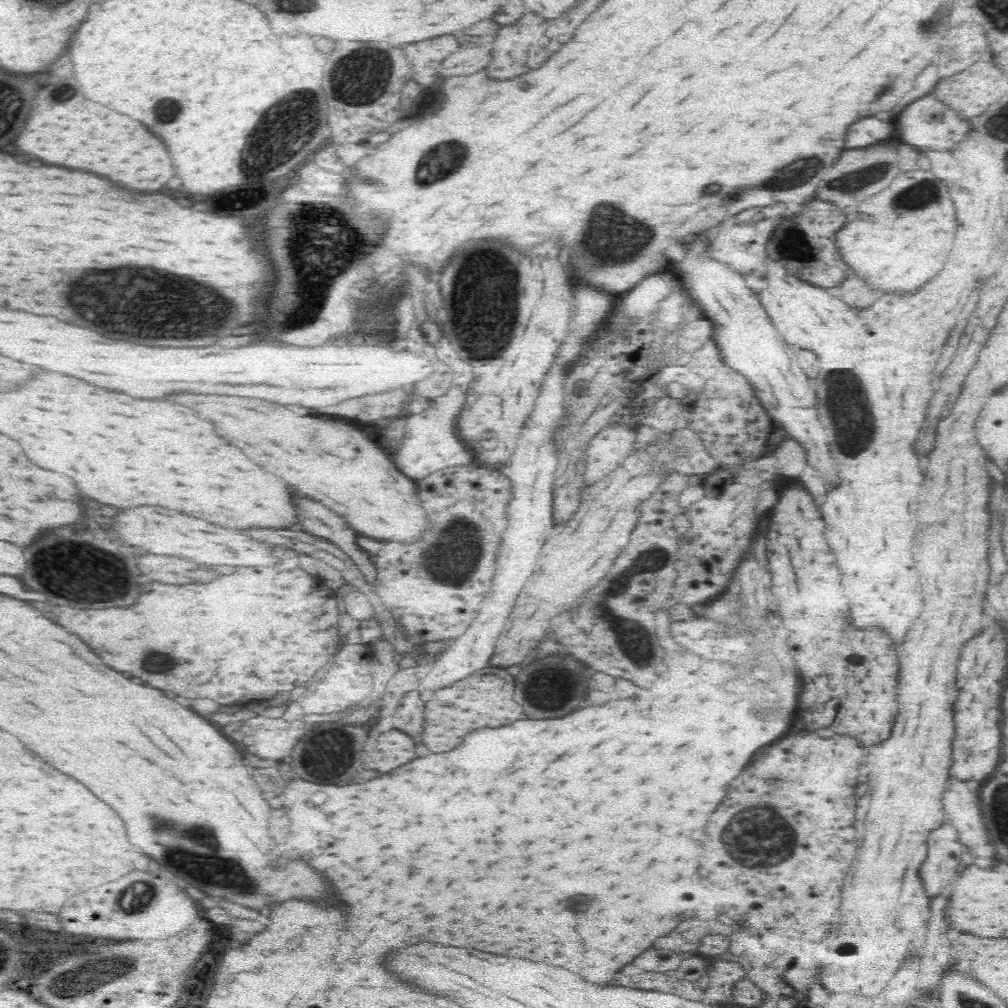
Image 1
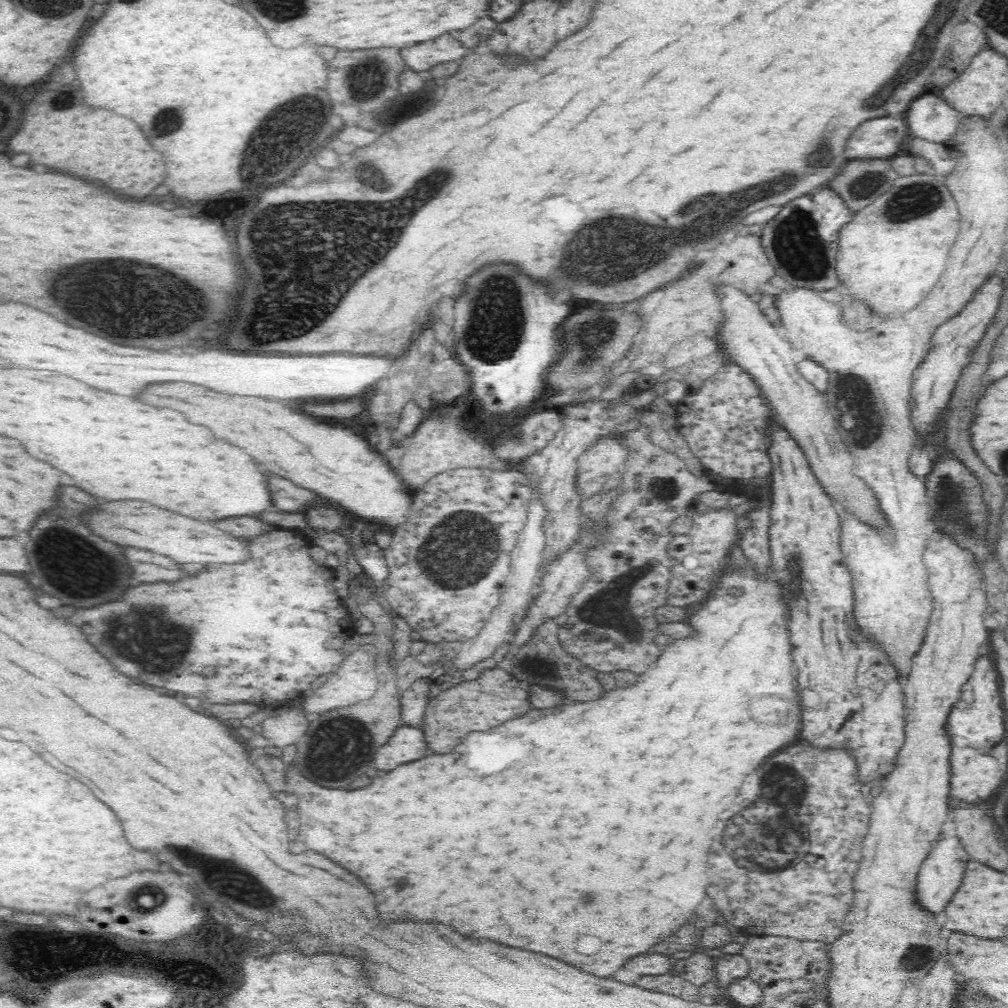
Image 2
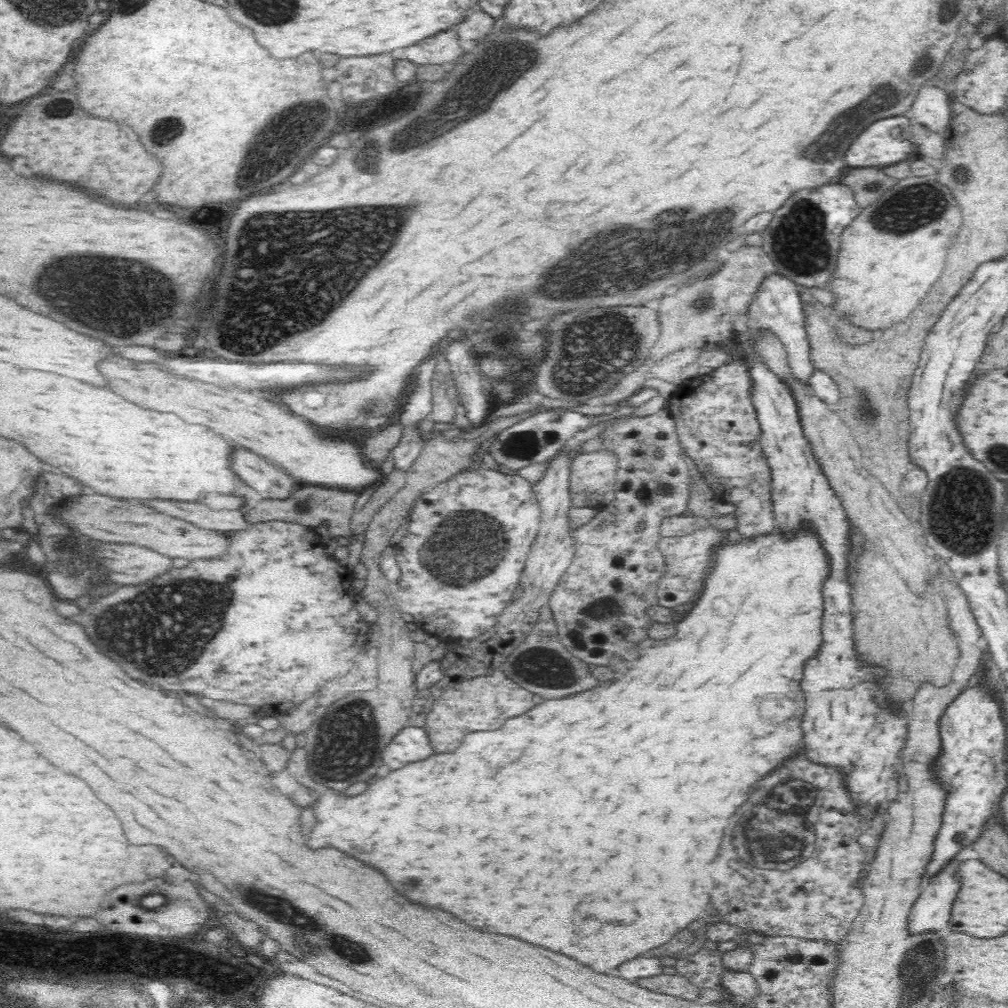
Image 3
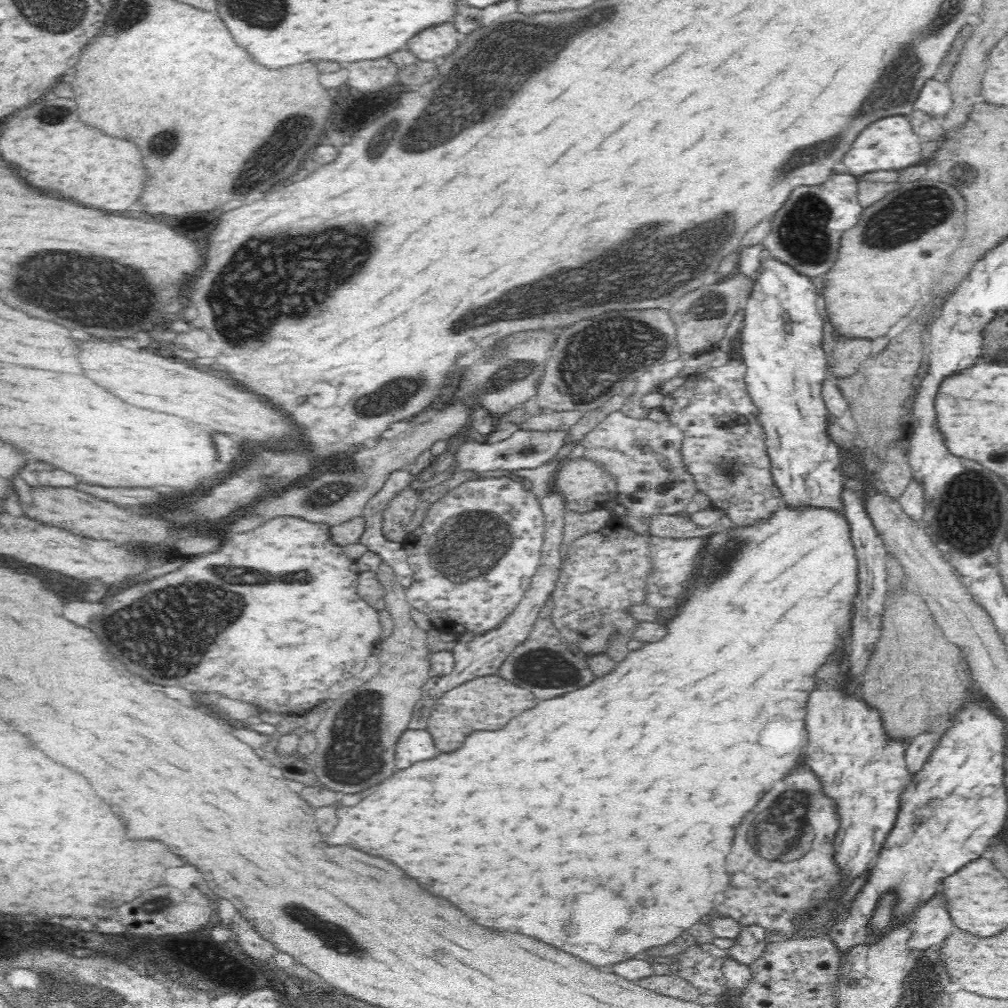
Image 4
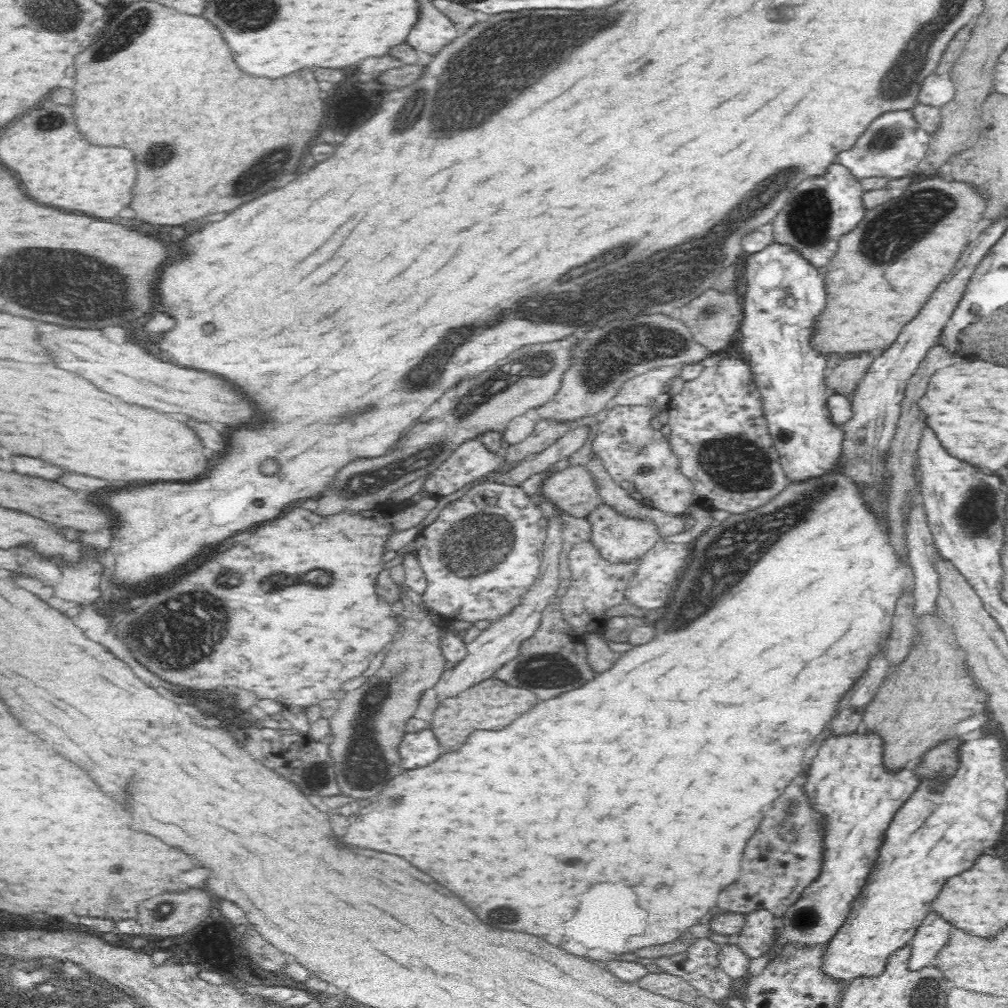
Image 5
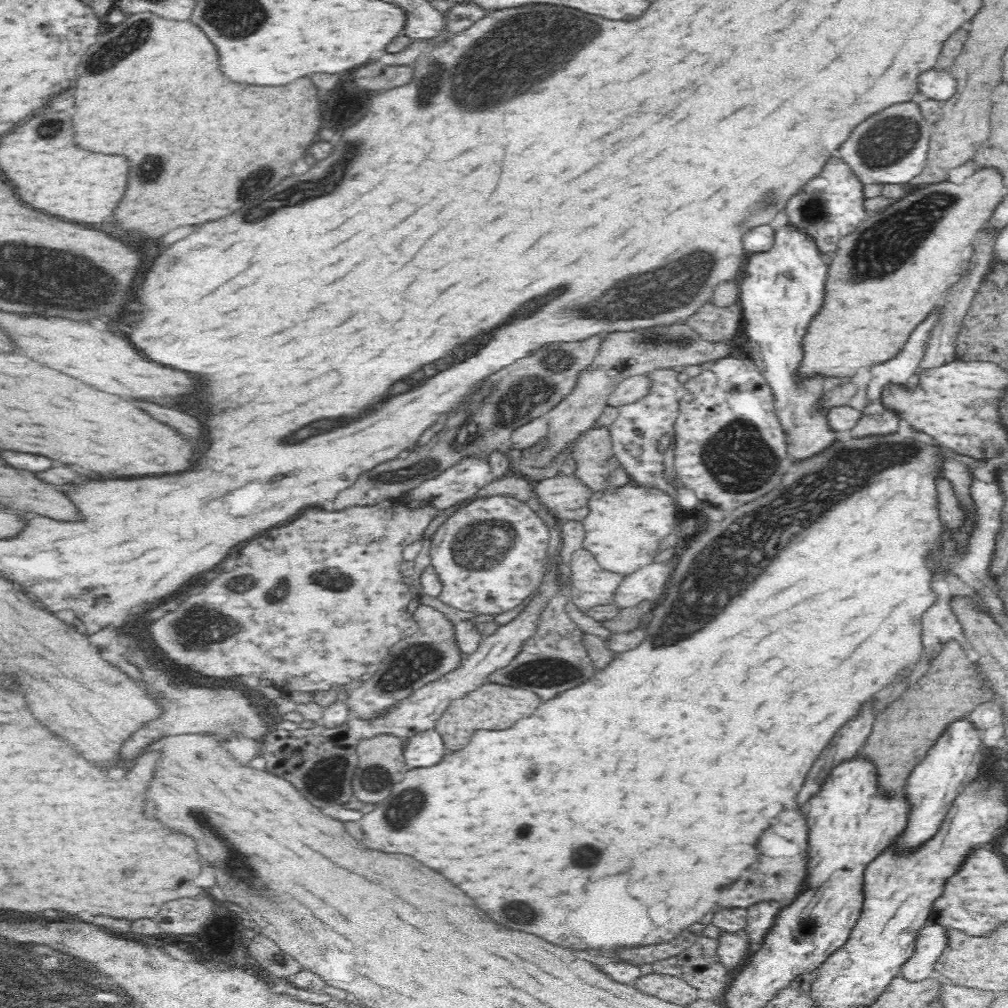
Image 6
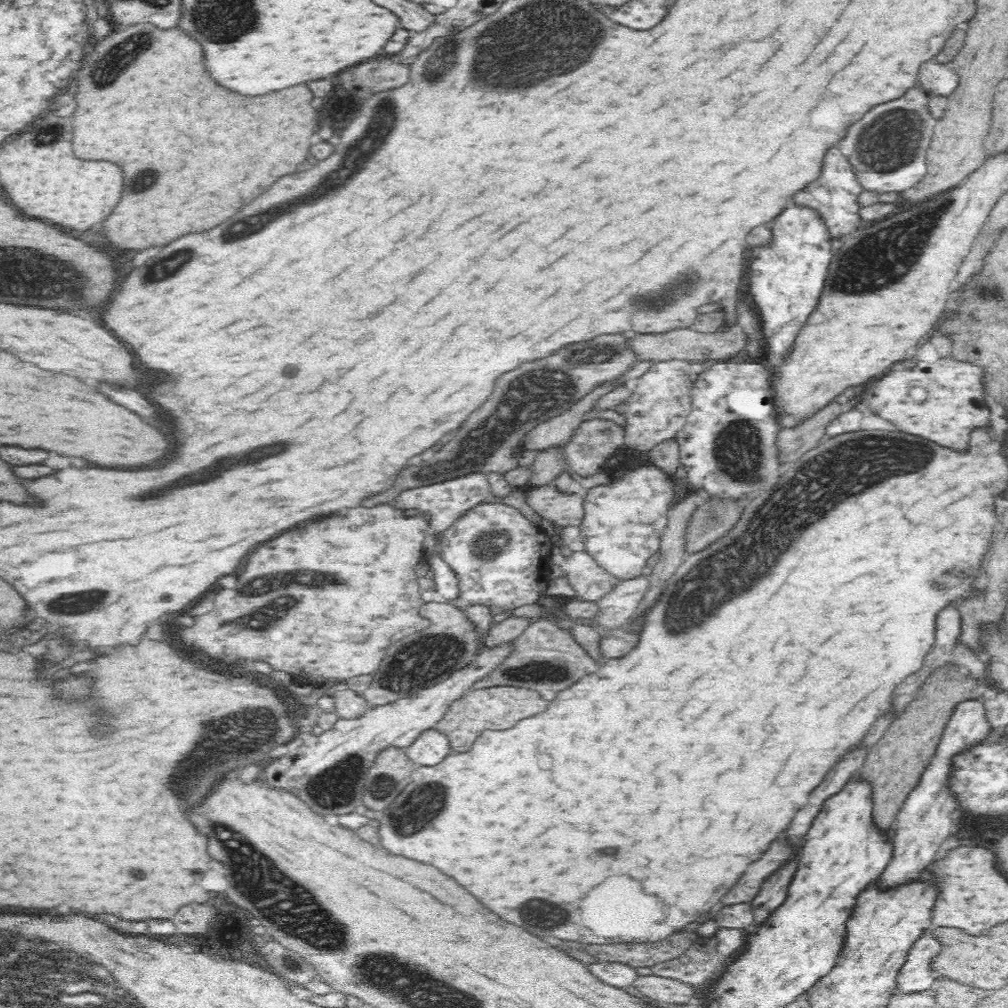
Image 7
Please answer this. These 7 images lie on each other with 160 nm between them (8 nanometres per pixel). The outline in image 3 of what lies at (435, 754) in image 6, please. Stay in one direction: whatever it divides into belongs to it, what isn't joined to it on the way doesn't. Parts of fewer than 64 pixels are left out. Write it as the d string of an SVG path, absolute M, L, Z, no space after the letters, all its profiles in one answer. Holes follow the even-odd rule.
M410 726L400 730L380 754L384 764L388 764L394 770L394 768L402 768L408 762L424 760L426 756L430 756L430 742L422 728Z

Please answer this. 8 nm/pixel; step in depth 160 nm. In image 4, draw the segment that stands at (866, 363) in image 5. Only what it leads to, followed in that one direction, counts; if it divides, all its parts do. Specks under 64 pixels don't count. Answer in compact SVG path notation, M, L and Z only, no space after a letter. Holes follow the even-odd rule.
M838 335L834 342L830 359L829 374L838 373L838 376L850 375L856 371L858 364L872 352L872 340L868 338L852 338L852 336Z

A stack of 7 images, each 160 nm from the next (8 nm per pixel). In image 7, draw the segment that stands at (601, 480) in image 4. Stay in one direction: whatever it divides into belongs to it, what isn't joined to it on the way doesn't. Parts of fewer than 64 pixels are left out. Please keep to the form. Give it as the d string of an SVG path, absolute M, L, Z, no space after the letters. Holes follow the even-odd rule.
M553 482L526 489L528 504L540 515L561 527L580 526L584 515L584 498L560 492Z

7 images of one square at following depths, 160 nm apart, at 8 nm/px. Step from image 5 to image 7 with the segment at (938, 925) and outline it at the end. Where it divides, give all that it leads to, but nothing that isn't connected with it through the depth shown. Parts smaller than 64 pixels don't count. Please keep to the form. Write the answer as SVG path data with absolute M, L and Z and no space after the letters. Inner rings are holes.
M930 934L917 938L910 949L906 964L901 966L900 974L897 976L897 991L905 993L930 989L934 981L931 962L940 950L940 940L932 938Z

